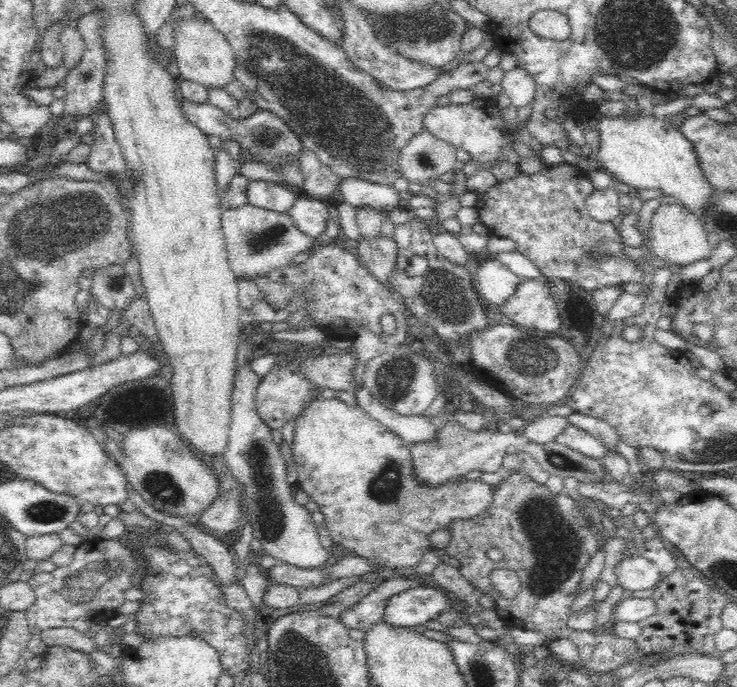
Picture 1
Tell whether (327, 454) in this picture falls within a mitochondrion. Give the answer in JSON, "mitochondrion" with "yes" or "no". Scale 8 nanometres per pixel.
{"mitochondrion":"no"}

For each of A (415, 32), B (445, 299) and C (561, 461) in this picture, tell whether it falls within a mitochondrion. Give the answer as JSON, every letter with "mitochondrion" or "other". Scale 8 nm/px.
{"A":"mitochondrion","B":"mitochondrion","C":"mitochondrion"}

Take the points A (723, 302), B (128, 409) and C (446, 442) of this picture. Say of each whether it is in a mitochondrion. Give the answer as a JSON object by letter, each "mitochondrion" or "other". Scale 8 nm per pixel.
{"A":"other","B":"other","C":"mitochondrion"}

